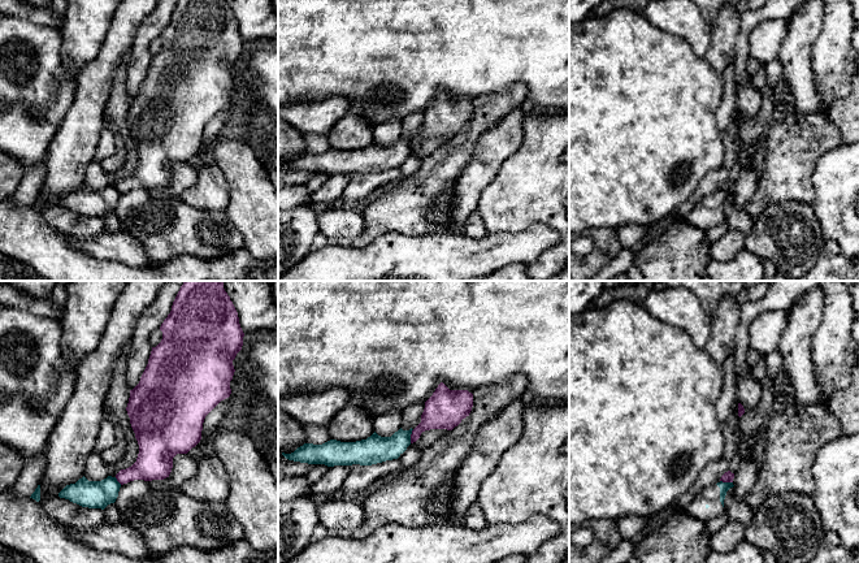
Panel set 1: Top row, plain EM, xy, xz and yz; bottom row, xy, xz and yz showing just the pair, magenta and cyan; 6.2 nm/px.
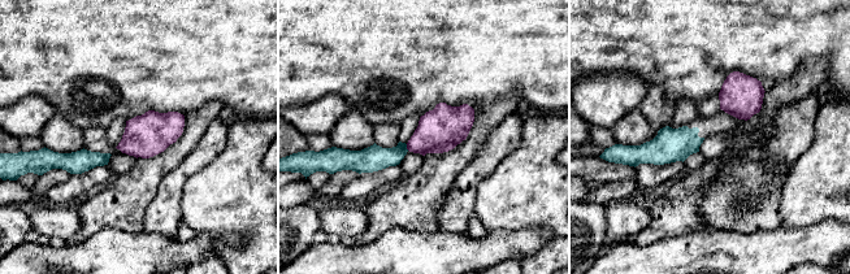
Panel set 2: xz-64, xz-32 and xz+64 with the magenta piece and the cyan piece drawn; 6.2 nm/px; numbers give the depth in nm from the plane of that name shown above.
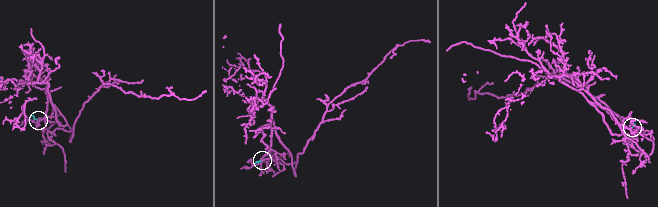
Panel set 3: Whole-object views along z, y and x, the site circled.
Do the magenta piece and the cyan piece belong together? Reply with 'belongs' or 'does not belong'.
does not belong

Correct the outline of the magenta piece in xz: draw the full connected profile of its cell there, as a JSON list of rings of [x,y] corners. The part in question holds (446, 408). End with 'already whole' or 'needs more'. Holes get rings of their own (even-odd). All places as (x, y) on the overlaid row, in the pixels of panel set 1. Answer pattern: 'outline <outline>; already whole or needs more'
outline [[[443,382],[425,402],[421,423],[412,430],[411,443],[421,433],[430,429],[452,430],[463,419],[469,416],[473,407],[473,394],[468,390],[450,390]]]; already whole

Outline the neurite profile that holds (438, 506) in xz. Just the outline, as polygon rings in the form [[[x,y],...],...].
[[[456,473],[448,477],[431,495],[428,503],[428,511],[437,519],[438,523],[446,521],[451,514],[451,498],[454,495]]]

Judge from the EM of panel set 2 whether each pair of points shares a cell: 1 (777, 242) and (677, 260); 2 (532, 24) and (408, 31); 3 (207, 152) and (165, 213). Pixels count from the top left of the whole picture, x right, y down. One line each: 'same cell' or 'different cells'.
1: same cell
2: same cell
3: same cell

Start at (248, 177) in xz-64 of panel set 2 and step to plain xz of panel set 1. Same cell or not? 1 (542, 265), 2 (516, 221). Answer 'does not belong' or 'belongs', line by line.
1: belongs
2: belongs

